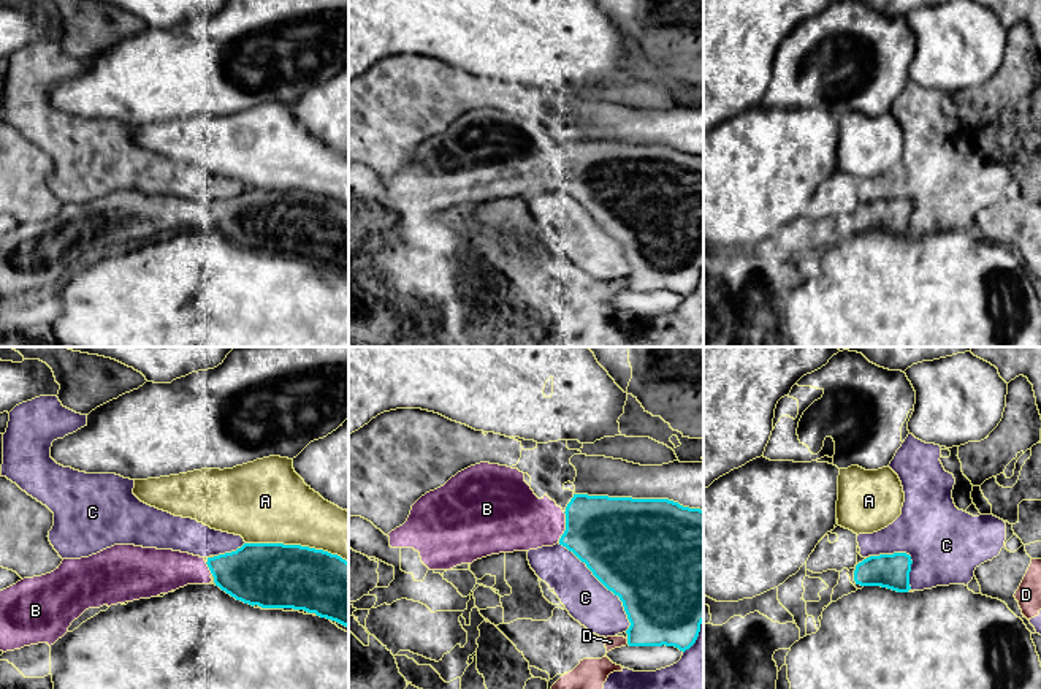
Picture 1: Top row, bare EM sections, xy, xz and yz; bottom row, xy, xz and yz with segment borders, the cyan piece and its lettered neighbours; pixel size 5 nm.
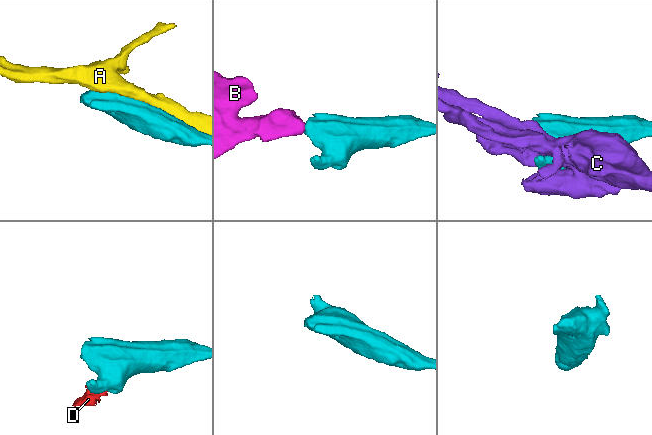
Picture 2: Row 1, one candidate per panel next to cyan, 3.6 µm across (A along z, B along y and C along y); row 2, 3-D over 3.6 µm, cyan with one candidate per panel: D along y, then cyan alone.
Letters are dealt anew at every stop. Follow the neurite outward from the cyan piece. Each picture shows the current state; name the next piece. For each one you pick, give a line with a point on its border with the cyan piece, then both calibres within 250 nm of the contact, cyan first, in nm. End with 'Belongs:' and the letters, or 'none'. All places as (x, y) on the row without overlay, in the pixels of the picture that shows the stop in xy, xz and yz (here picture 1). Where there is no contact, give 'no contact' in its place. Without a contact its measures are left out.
B: xz (566, 171) | 400/300 nm
Belongs: B

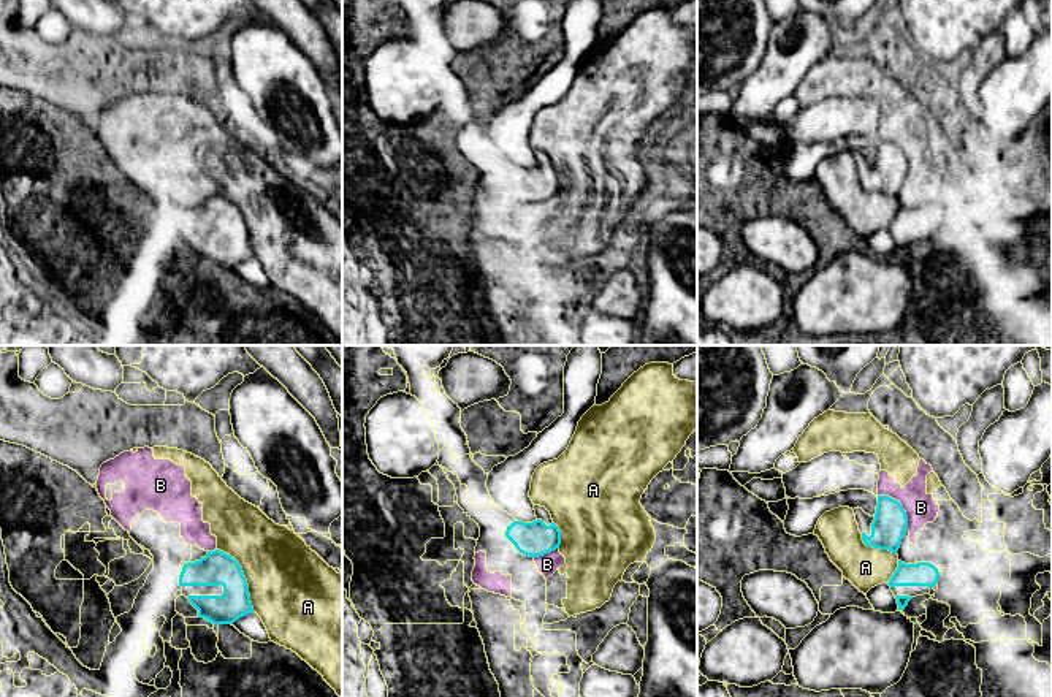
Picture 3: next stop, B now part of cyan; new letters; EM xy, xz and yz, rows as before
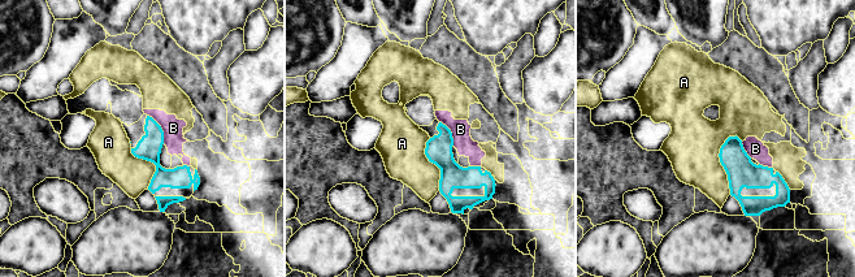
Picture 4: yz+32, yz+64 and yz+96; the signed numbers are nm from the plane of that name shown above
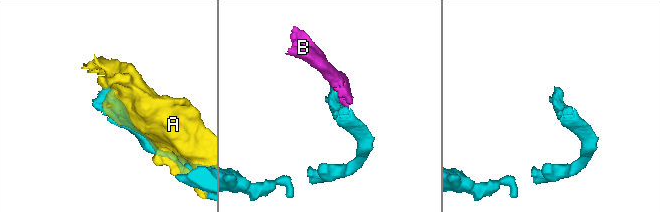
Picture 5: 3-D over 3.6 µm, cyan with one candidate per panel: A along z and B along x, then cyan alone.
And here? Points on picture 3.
Belongs: none

